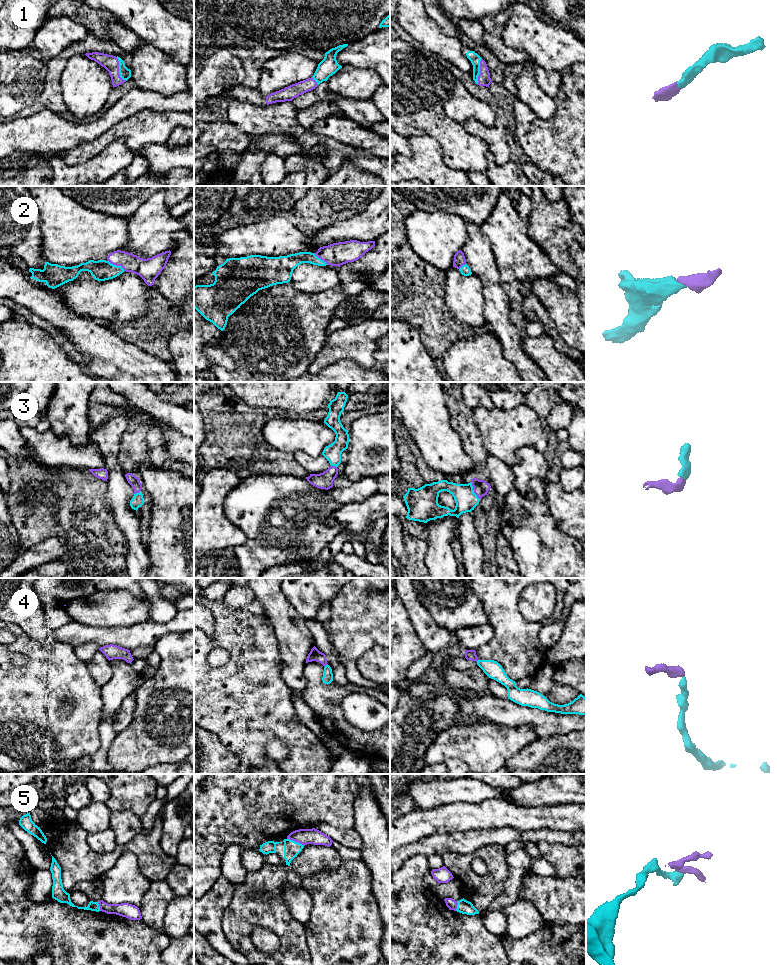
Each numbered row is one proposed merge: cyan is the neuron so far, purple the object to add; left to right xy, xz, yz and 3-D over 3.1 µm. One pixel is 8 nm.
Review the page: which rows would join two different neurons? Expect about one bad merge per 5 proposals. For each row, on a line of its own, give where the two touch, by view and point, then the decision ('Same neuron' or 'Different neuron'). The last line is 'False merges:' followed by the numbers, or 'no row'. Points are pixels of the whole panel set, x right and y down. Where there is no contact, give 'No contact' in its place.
1: Touches cyan at xy (119, 70). Same neuron
2: Touches cyan at xy (117, 266). Same neuron
3: Touches cyan at yz (473, 490). Same neuron
4: Touches cyan at xz (325, 666). Same neuron
5: Touches cyan at xz (296, 842). Different neuron
False merges: 5

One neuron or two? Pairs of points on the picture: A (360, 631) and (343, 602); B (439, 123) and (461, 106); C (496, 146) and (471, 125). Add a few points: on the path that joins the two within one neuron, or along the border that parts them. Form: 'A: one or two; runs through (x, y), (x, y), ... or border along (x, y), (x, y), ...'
A: one; runs through (359, 624), (359, 618), (350, 609)
B: two; border along (451, 93), (443, 104), (443, 110), (463, 125)
C: one; runs through (490, 140), (477, 129)

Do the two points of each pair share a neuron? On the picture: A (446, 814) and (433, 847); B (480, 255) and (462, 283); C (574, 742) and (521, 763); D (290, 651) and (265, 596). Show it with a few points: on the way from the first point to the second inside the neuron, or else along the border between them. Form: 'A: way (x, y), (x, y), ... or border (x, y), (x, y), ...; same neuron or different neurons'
A: border (461, 831), (430, 834), (415, 840); different neurons
B: border (472, 273), (480, 281), (481, 293), (483, 295); different neurons
C: way (561, 745), (554, 746), (537, 763), (534, 763); same neuron
D: way (290, 637), (289, 625), (278, 610); same neuron

